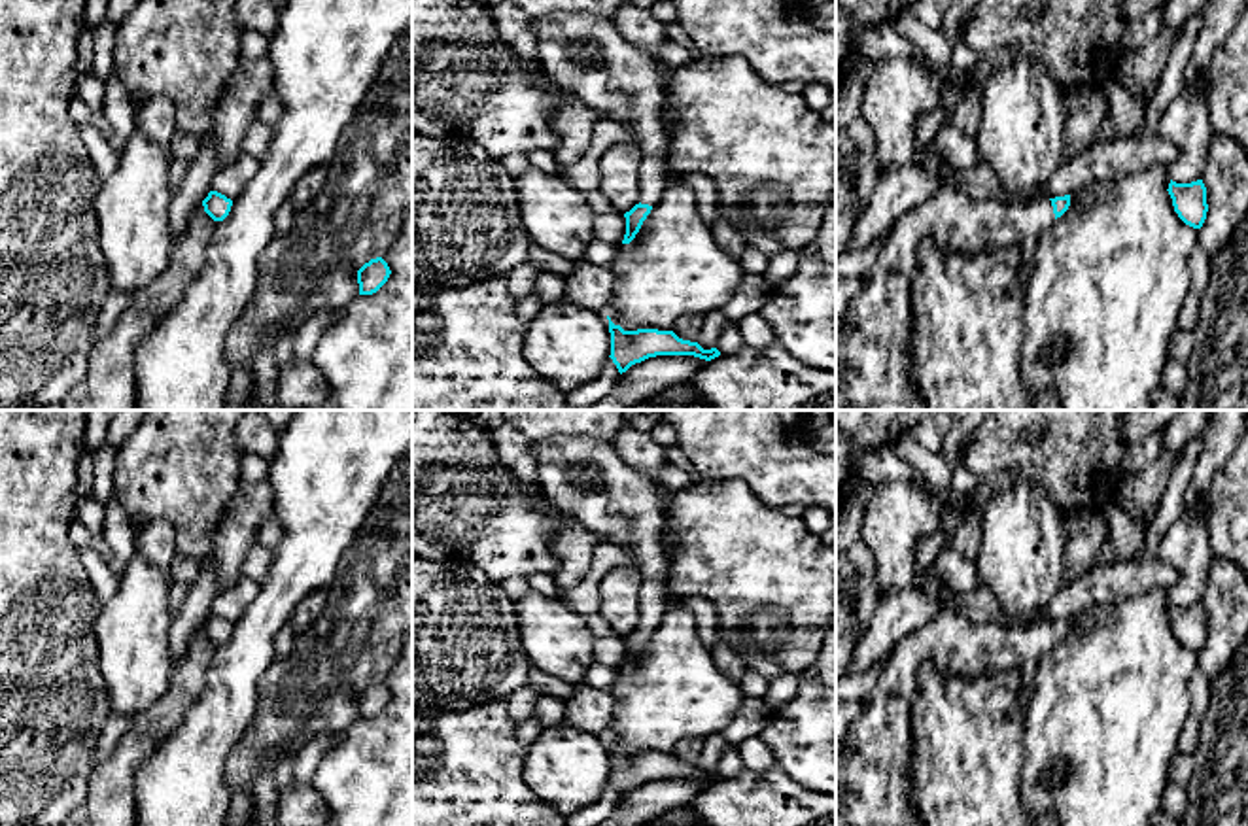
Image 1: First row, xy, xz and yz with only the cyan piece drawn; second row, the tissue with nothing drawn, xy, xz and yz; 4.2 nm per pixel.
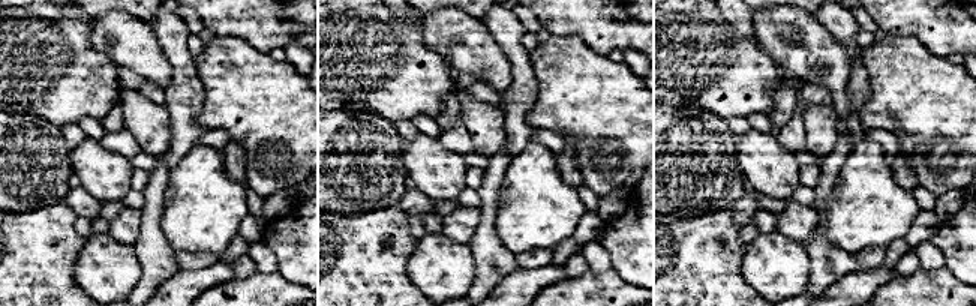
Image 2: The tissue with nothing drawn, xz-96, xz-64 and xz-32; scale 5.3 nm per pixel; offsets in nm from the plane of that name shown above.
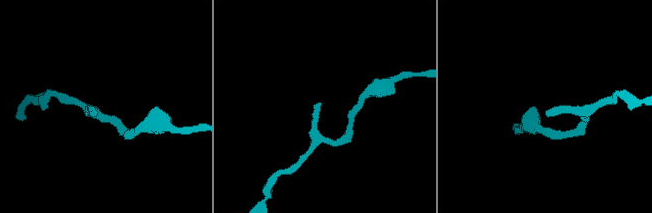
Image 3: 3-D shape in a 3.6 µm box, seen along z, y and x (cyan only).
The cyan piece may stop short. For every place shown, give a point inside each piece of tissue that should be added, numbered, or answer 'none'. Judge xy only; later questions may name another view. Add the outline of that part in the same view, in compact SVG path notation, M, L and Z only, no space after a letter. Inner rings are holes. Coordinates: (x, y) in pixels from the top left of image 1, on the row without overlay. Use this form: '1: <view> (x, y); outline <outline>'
none

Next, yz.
1: yz (872, 762); outline M953 607L900 639L889 652L877 684L862 701L862 711L845 737L836 741L836 826L925 826L917 815L910 783L915 741L910 709L915 701L919 667L930 660L944 677L976 677L995 669L1021 667L1036 662L1055 645L1051 624L1004 628L972 624Z

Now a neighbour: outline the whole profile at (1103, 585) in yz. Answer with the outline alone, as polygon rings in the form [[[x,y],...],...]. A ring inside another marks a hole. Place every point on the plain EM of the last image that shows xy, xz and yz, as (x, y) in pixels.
[[[1138,554],[1112,565],[1093,565],[1080,578],[1059,586],[1040,622],[1072,618],[1083,609],[1112,605],[1118,599],[1142,595],[1157,588],[1170,592],[1176,582],[1178,571],[1159,558]]]

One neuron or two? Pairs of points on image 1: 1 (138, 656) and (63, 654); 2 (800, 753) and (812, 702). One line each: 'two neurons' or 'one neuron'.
1: two neurons
2: one neuron

